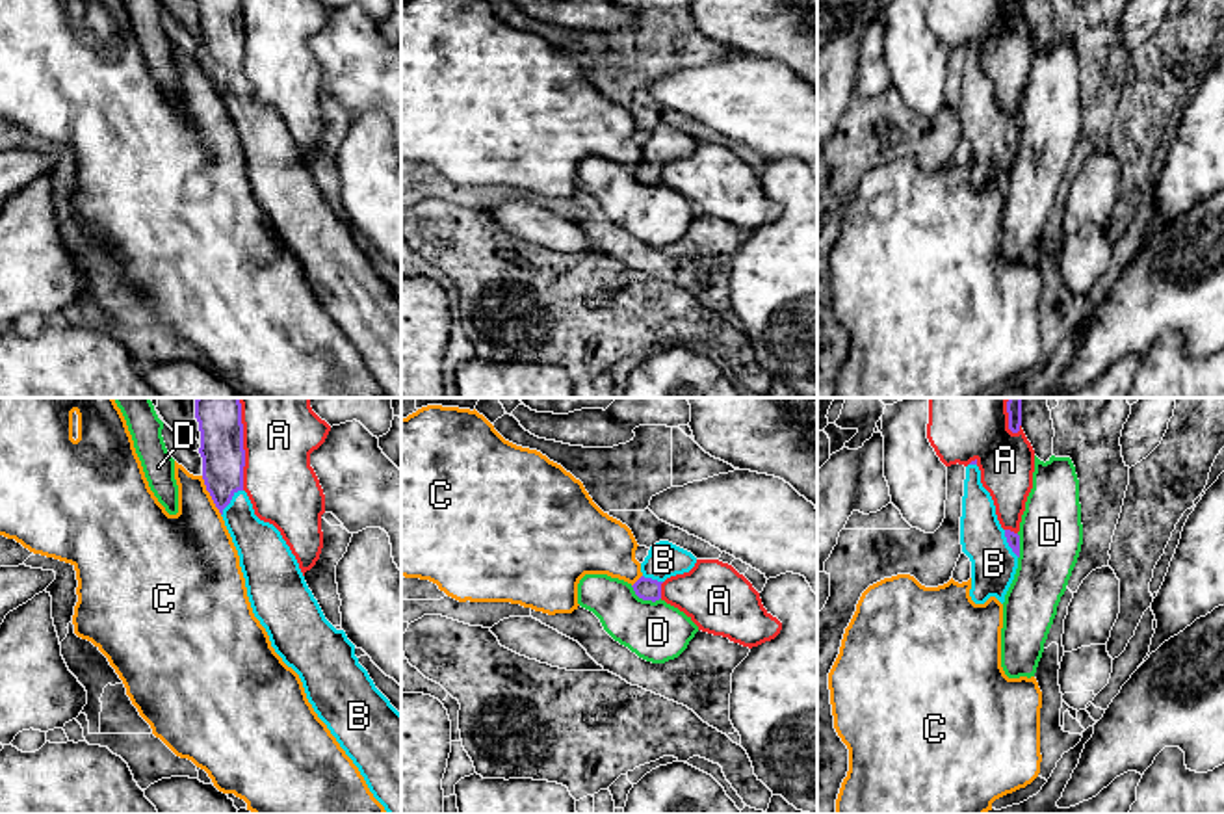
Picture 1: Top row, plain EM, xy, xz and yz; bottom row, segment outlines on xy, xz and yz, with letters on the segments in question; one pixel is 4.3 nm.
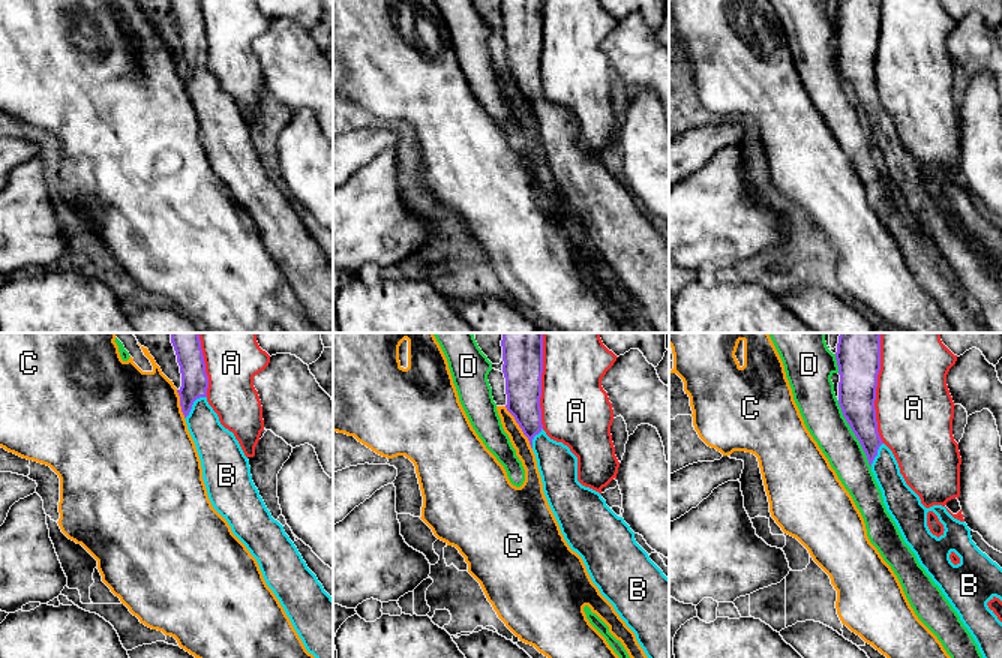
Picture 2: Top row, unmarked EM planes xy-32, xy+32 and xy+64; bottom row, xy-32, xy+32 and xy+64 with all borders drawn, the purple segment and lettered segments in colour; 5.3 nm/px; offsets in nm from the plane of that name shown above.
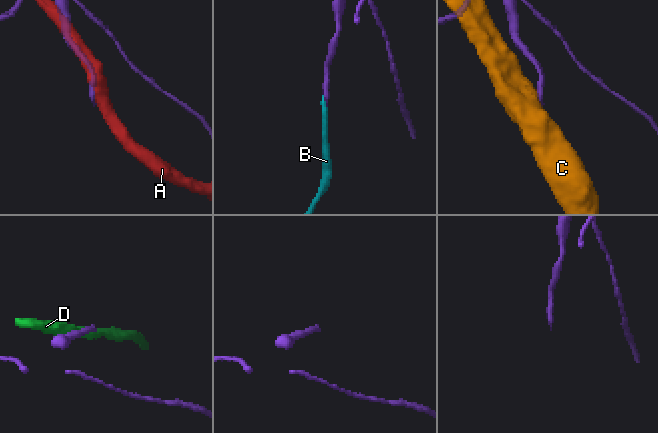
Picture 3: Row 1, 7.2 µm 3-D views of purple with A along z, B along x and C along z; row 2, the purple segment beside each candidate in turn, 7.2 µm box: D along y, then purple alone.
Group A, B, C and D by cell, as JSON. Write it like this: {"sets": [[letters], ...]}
{"sets": [["A"], ["B"], ["C", "D"]]}

